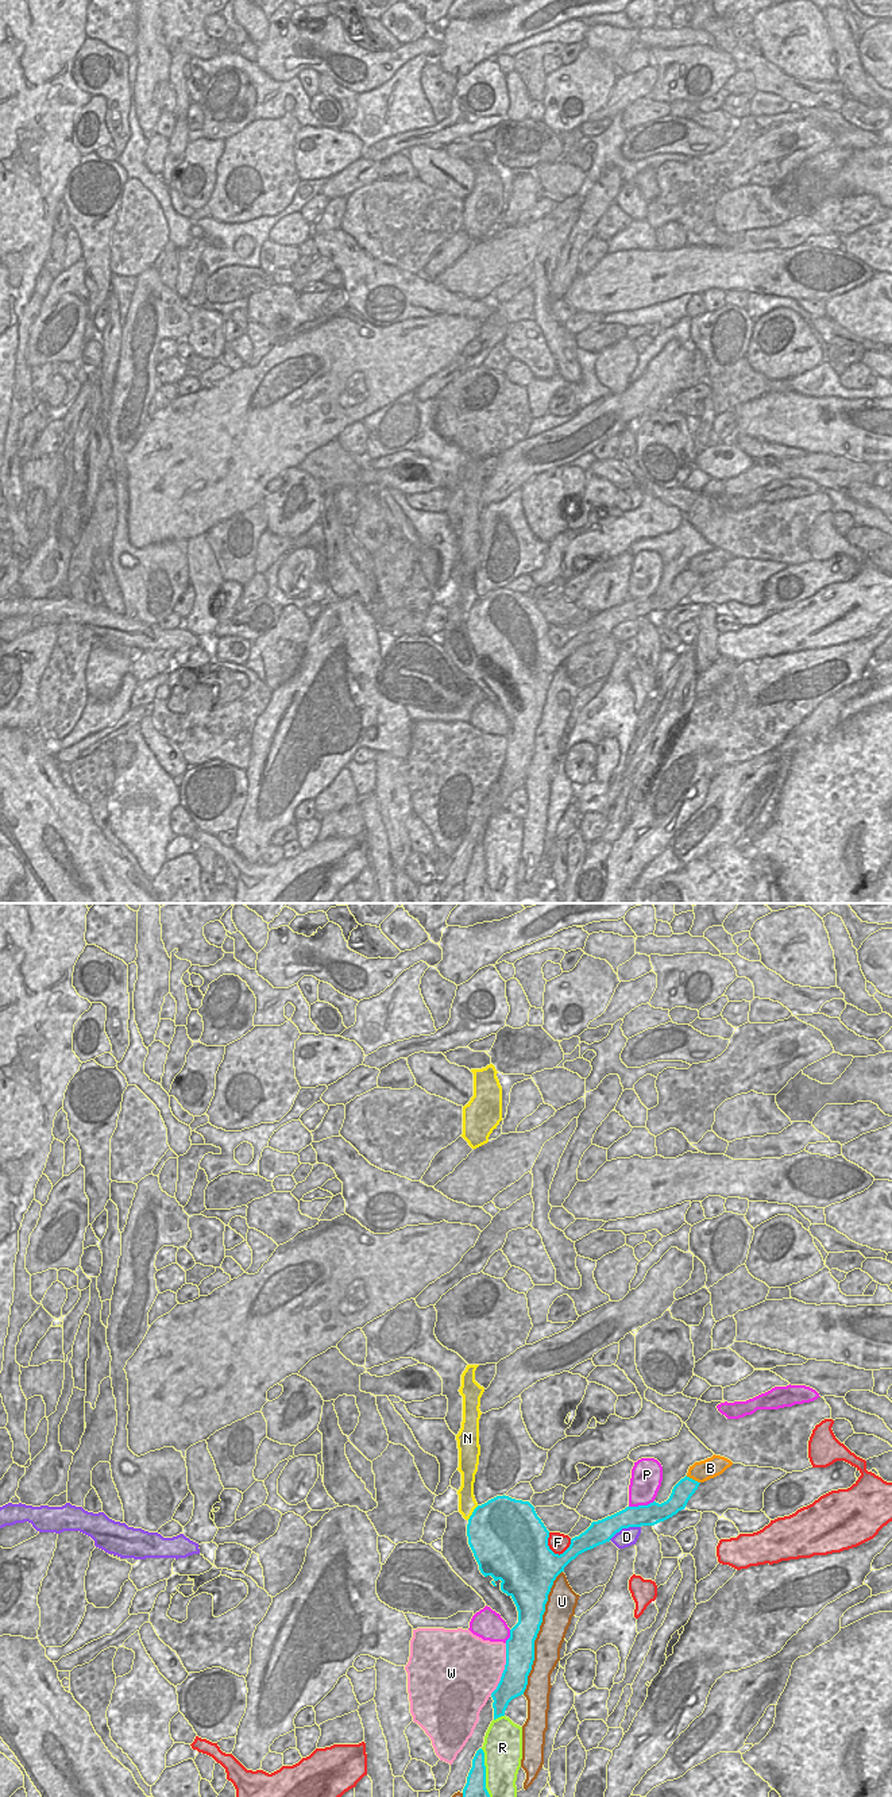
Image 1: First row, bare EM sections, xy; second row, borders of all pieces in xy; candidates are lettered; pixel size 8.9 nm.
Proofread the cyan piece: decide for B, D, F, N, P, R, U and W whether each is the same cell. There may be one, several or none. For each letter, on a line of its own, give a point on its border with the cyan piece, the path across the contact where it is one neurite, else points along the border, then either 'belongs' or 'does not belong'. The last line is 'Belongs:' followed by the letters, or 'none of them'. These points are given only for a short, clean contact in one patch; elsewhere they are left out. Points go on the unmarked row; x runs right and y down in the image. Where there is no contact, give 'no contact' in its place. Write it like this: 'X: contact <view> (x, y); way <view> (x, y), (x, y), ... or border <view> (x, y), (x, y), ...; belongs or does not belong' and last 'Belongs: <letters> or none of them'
B: contact xy (691, 571); does not belong
D: contact xy (624, 620); does not belong
F: contact xy (551, 643); does not belong
N: contact xy (472, 605); does not belong
P: contact xy (641, 598); does not belong
R: contact xy (485, 872); does not belong
U: contact xy (537, 725); does not belong
W: contact xy (505, 762); does not belong
Belongs: none of them

